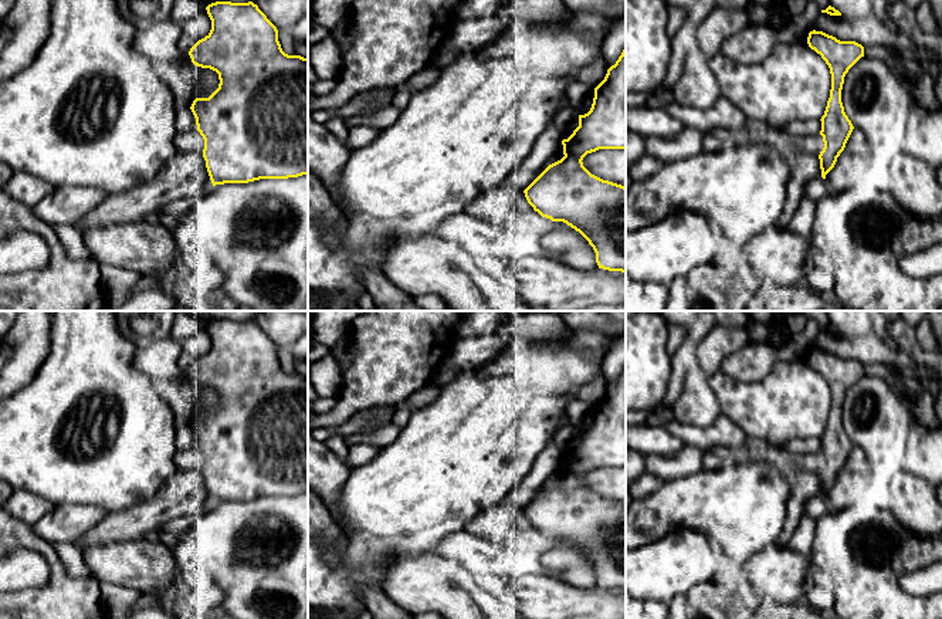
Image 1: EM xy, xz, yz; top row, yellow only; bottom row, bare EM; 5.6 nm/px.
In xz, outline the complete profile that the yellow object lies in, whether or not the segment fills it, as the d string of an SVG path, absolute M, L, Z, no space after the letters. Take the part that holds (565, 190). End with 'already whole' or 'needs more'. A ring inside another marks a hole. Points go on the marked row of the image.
M626 47L607 70L604 80L594 88L594 98L587 114L579 115L579 126L562 141L563 158L549 165L525 190L528 203L542 217L563 221L579 231L593 247L599 268L626 273L626 187L592 175L583 166L583 158L599 149L626 149Z; already whole

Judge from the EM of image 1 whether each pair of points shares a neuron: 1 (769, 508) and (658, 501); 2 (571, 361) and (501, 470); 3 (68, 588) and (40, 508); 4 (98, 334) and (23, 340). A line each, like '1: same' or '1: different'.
1: same
2: same
3: different
4: different

